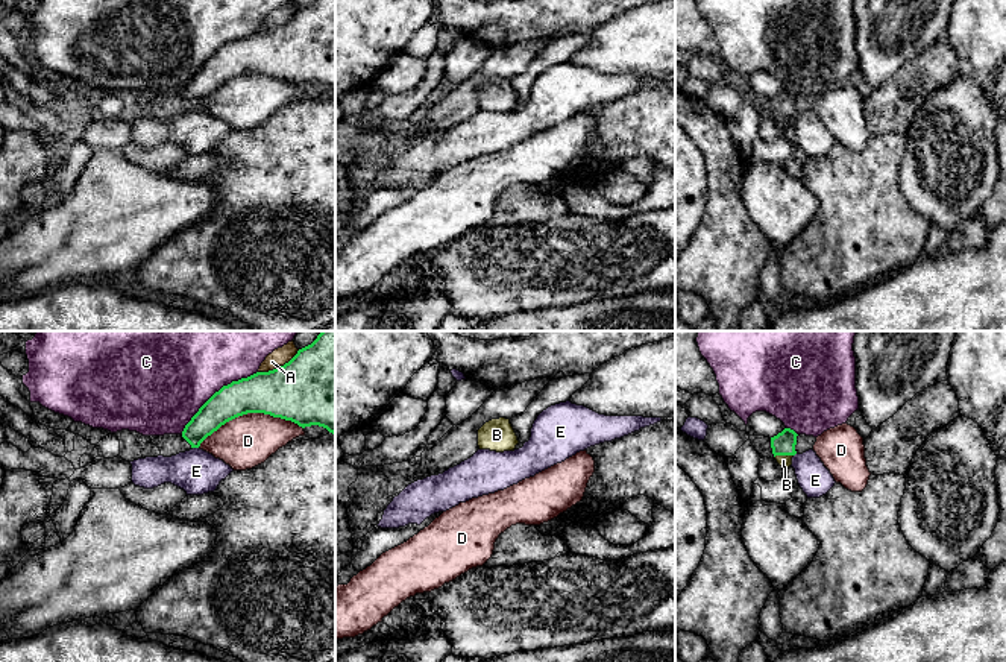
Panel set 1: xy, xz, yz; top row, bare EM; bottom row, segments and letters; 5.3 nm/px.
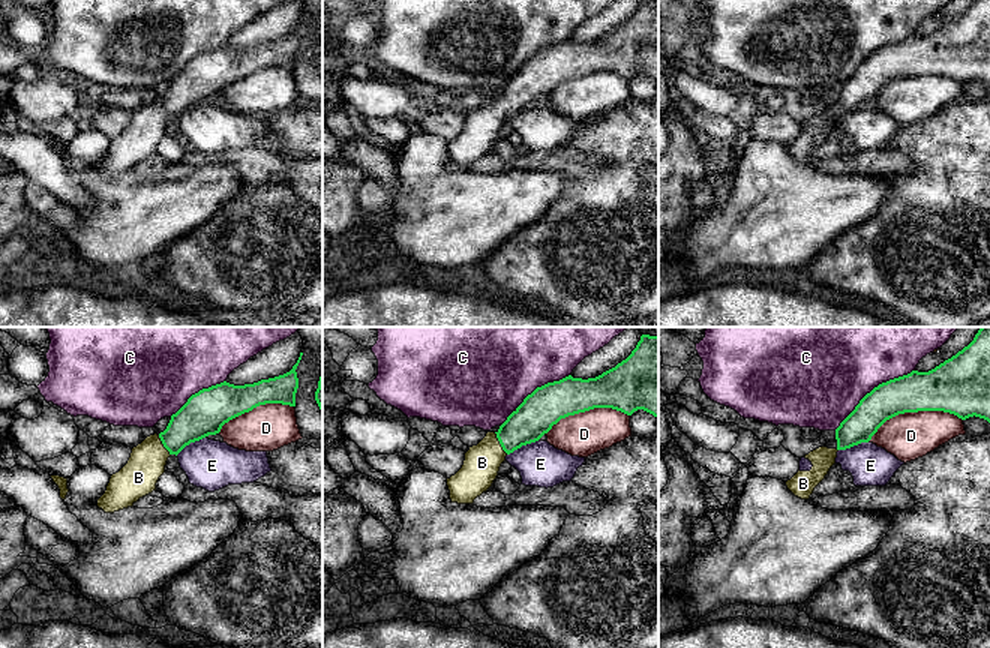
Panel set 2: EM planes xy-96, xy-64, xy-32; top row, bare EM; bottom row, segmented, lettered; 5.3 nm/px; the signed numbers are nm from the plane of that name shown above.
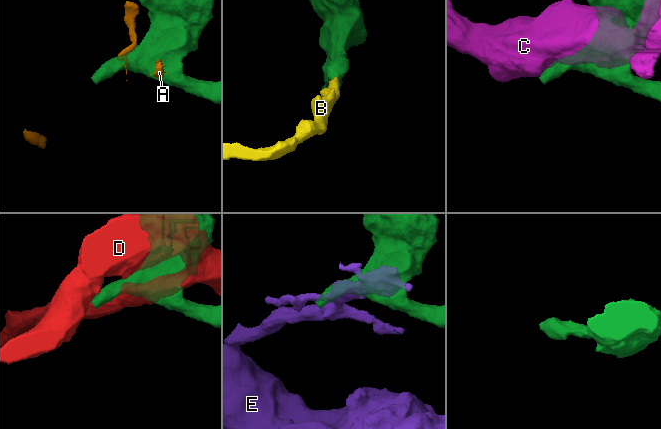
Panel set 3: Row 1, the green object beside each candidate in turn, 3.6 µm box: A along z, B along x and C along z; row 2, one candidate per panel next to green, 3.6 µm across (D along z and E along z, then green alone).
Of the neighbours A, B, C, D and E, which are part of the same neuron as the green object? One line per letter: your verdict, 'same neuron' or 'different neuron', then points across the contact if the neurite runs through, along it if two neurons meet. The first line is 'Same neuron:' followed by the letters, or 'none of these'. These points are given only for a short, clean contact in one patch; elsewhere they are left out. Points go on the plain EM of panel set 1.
Same neuron: B
A: different neuron; border xy (299, 9), (282, 25), (258, 32)
B: same neuron; way yz (783, 104), (783, 114), (783, 120)
C: different neuron
D: different neuron
E: different neuron; border xy (193, 107), (198, 108)

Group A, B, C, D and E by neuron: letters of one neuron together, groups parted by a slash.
A D / B / C / E

